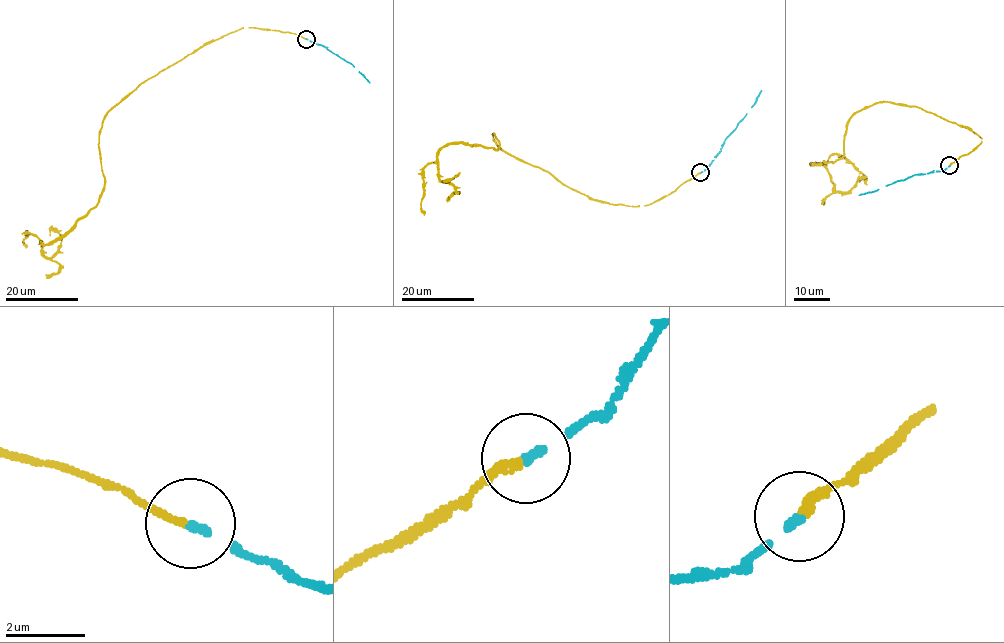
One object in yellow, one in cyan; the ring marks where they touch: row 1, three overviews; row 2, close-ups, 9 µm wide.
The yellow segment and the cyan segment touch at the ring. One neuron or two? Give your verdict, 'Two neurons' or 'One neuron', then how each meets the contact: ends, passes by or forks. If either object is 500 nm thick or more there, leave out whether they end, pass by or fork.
One neuron. At the ring yellow ends. At the ring cyan ends

